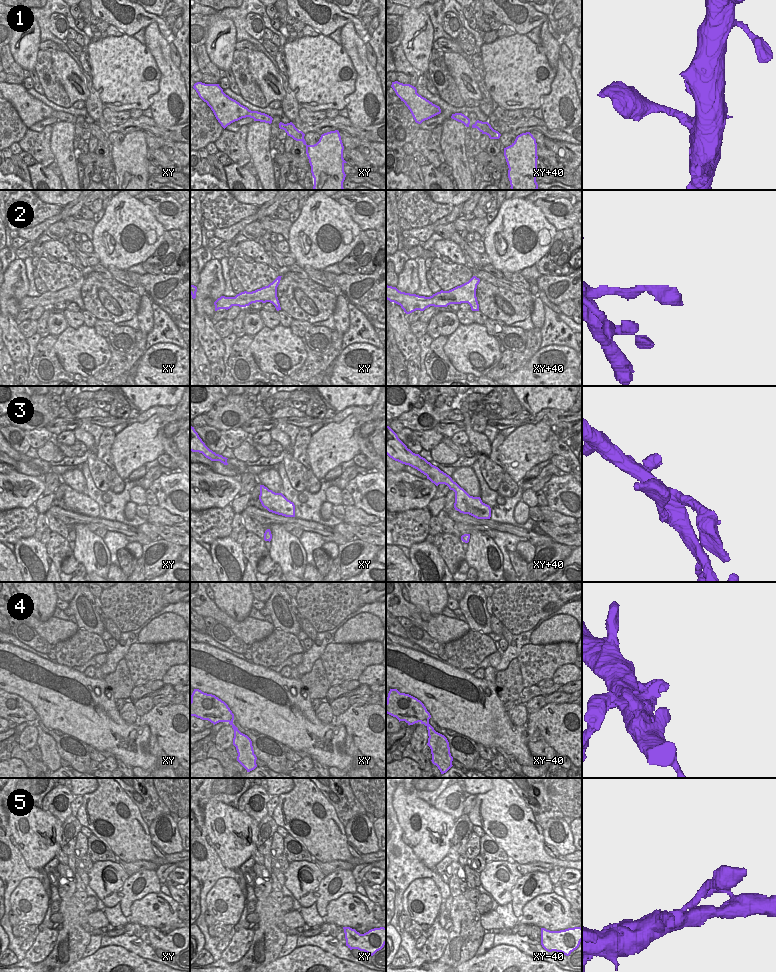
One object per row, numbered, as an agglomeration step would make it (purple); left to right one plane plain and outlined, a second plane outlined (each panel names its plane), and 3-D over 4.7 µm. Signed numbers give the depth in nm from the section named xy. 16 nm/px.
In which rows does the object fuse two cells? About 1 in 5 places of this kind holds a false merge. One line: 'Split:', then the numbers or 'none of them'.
Split: none of them

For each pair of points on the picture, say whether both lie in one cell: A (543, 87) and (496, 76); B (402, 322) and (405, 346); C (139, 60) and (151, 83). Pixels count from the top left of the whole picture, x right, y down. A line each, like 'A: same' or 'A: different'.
A: same
B: same
C: same

